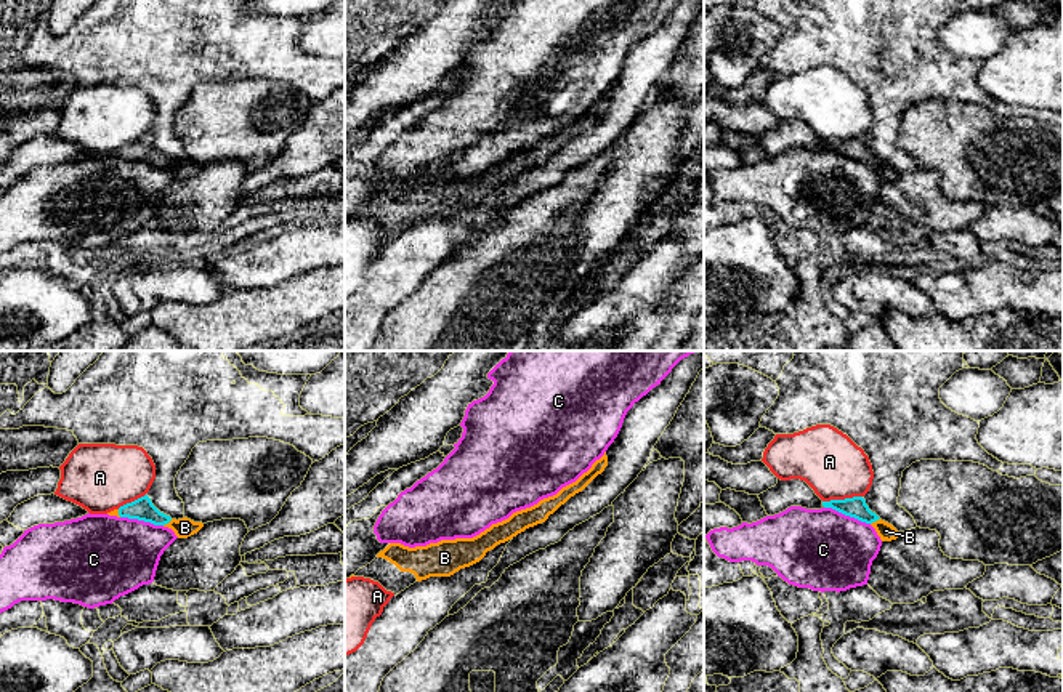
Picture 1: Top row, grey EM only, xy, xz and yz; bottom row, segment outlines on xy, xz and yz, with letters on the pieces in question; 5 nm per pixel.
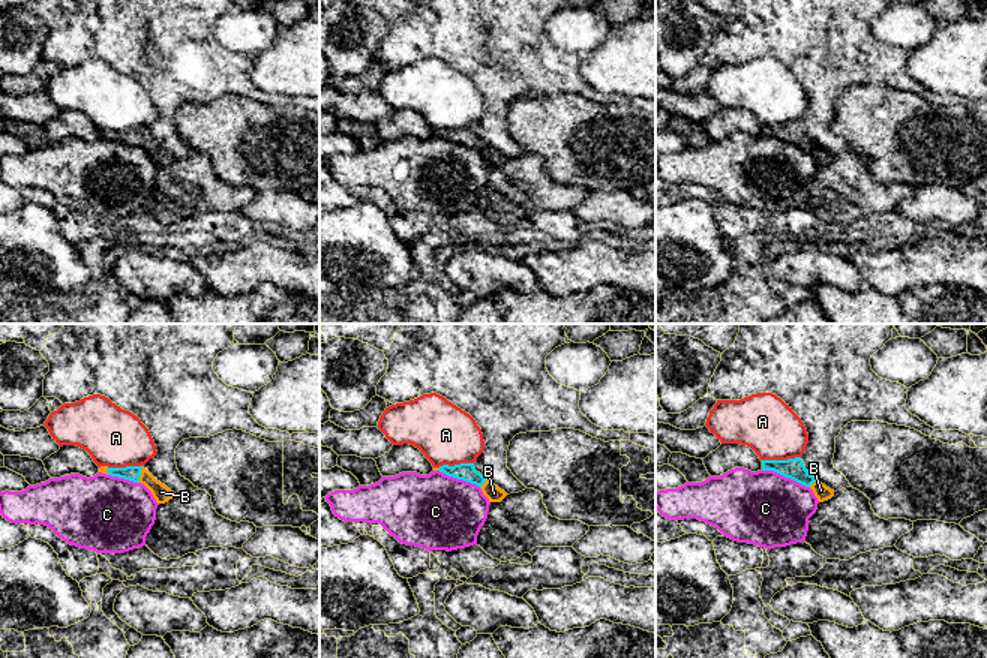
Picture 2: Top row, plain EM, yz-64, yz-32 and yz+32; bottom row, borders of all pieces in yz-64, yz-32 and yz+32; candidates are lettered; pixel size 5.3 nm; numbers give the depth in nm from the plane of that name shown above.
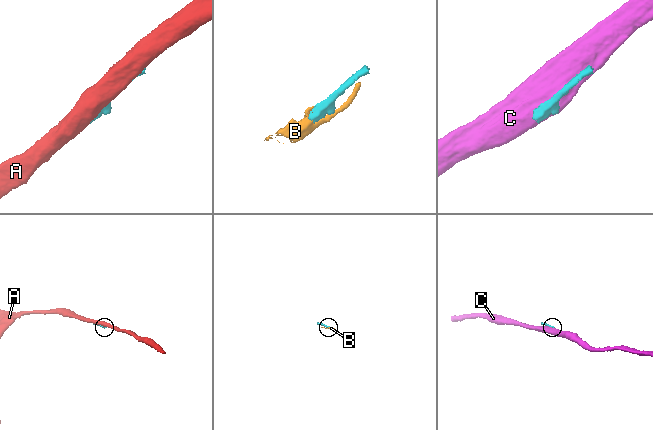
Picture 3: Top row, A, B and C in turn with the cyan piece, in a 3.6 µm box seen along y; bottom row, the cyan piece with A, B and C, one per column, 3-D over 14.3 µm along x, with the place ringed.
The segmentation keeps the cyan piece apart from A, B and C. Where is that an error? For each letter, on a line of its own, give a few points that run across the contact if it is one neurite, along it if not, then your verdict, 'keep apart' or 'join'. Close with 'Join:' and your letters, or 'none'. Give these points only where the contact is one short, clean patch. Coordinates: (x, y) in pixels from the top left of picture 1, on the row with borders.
A: keep apart
B: line yz (855, 506), (874, 521), (885, 531); join
C: keep apart
Join: B

